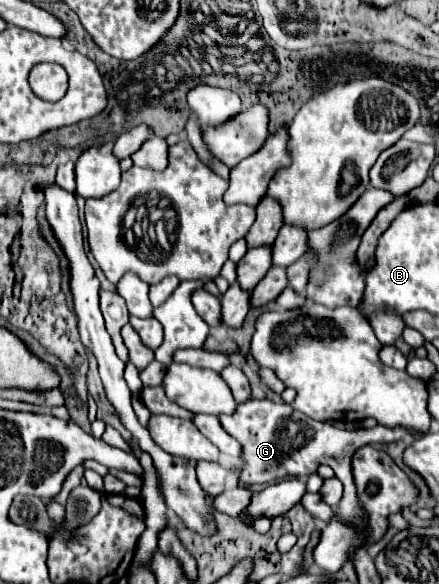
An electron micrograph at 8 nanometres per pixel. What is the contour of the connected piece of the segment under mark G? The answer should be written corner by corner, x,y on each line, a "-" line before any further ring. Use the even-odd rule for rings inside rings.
247,400
235,408
229,416
219,416
221,426
227,434
231,434
241,444
241,486
249,488
255,484
275,484
285,478
309,476
317,470
317,466
327,464
335,470
335,476
343,482
345,492
337,506
337,514
345,522
359,524
363,512
359,510
357,492
351,474
351,456
357,448
365,444
383,444
383,442
399,442
421,436
421,432
409,432
409,428
385,428
377,424
375,428
359,428
359,430
339,430
327,422
317,422
303,412
295,412
289,404
275,404
269,400

